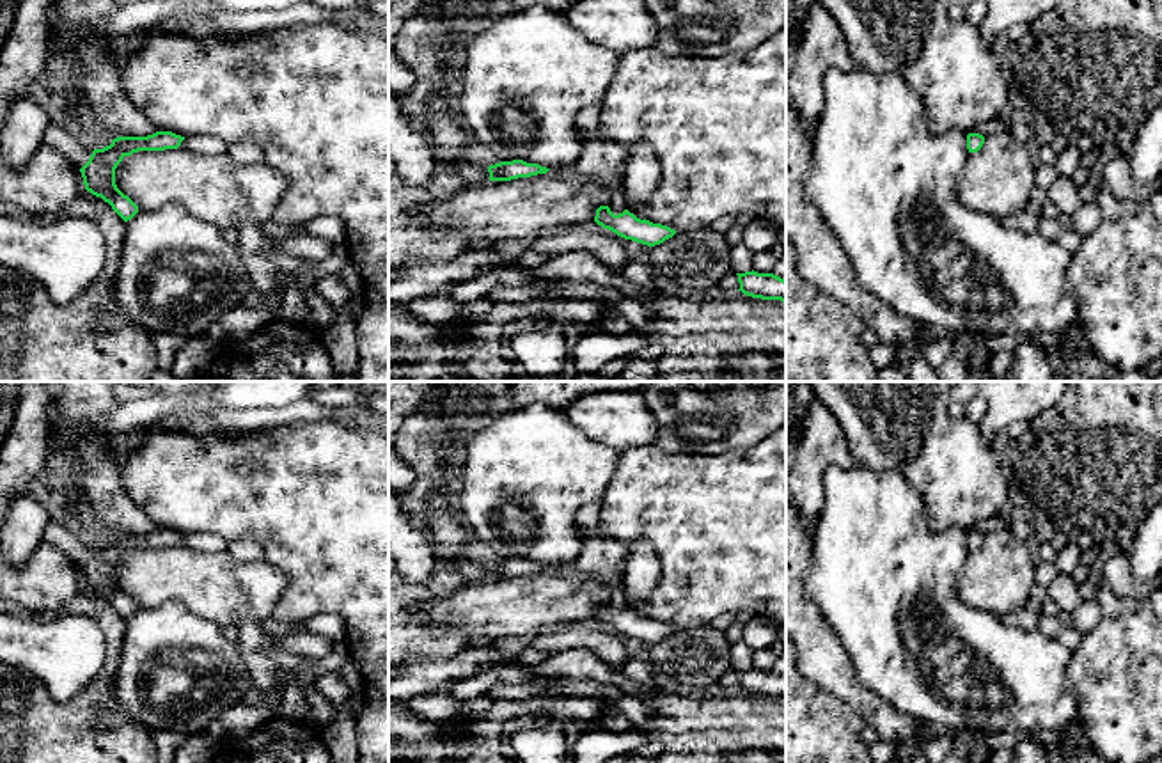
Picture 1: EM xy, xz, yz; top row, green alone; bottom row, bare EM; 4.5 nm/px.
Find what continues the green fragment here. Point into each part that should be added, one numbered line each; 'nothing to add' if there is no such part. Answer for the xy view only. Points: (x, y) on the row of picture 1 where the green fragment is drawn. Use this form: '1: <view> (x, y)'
1: xy (61, 135)

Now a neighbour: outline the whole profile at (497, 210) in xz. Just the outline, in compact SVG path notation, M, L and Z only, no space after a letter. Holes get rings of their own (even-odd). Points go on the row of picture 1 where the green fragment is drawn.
M575 165L511 181L488 181L431 202L420 215L433 231L454 231L465 245L536 240L545 227L594 222L596 209L608 206L612 192Z

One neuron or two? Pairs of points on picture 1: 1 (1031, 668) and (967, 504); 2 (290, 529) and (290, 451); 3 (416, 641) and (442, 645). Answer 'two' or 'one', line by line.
1: two
2: one
3: one

